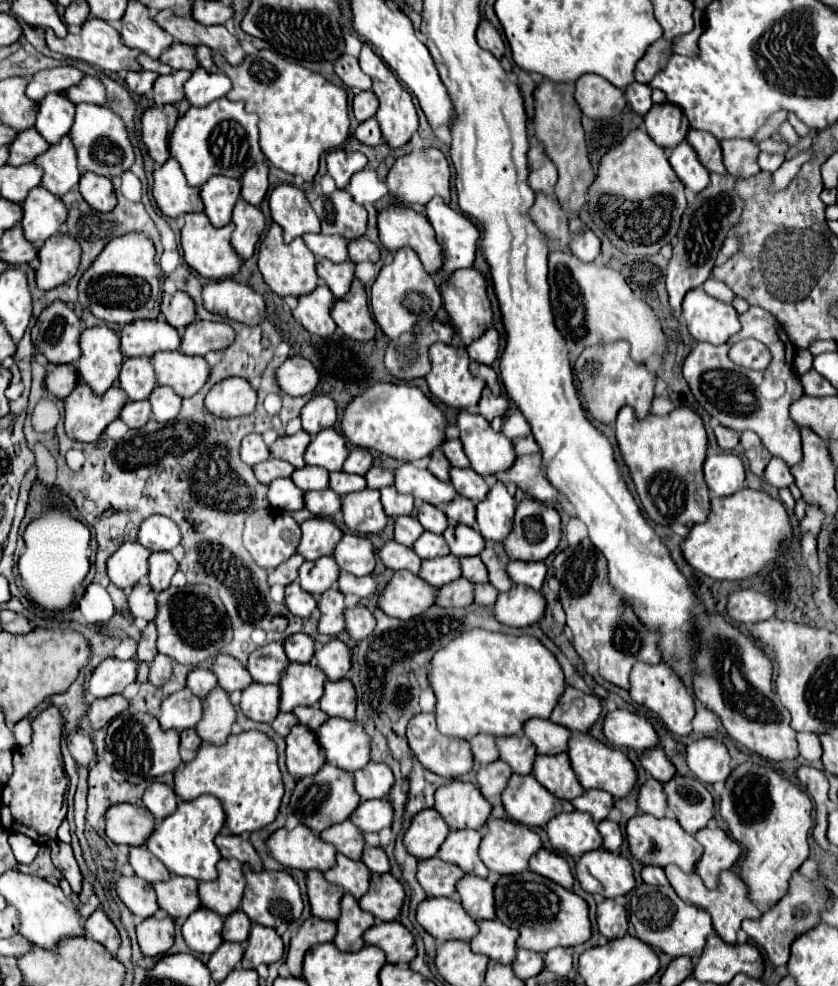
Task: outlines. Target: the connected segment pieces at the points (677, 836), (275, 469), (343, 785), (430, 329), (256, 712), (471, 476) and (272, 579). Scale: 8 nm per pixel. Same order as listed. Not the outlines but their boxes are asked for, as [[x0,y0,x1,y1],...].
[[626,815,702,873],[254,457,294,485],[290,763,360,833],[384,321,452,381],[240,683,280,723],[450,469,490,501],[268,555,304,585]]

